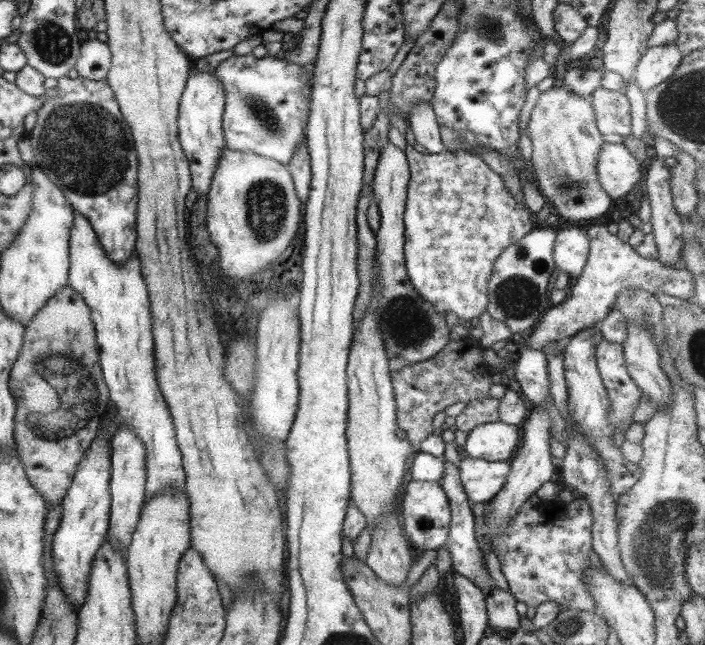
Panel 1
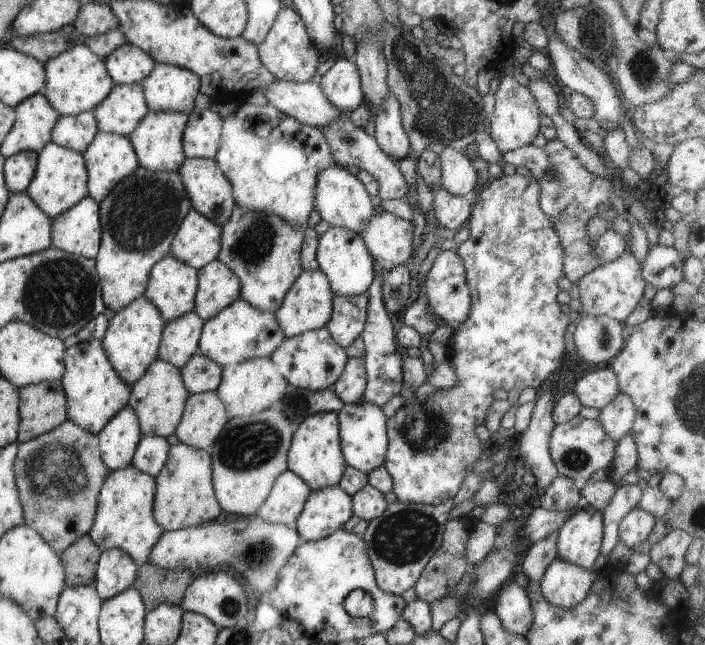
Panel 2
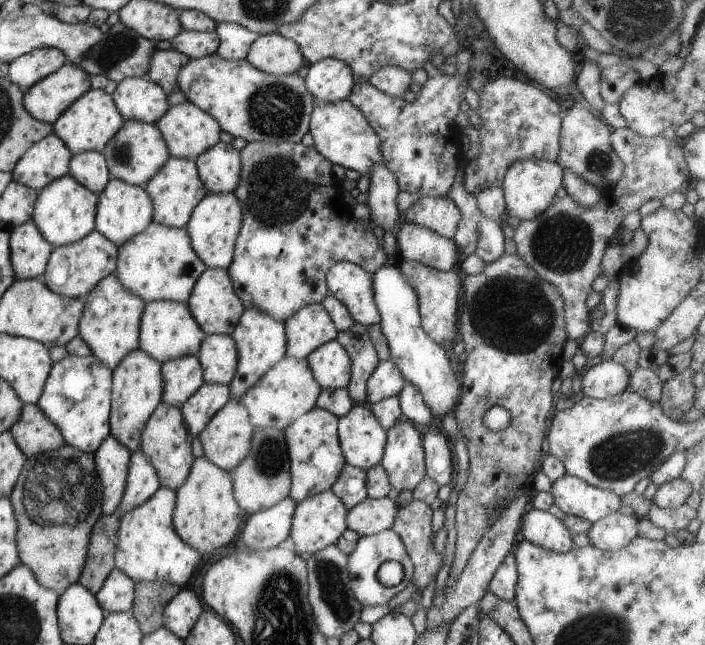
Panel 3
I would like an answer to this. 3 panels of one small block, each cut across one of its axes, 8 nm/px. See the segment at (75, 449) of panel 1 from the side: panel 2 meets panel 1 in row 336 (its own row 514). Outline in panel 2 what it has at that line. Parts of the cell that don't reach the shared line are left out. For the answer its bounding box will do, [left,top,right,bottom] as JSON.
[13,419,109,554]

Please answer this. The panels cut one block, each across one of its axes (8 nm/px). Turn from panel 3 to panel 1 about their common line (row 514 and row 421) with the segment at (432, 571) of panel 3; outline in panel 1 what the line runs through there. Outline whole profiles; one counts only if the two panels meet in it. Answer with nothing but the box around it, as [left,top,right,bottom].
[388,336,491,452]

